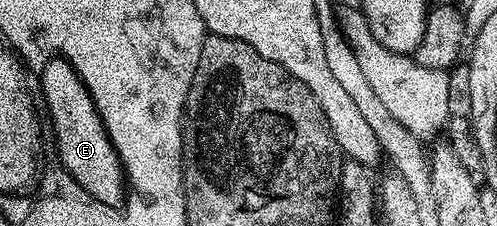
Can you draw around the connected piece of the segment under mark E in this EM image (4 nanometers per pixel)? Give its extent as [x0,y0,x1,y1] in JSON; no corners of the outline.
[27,54,127,209]

